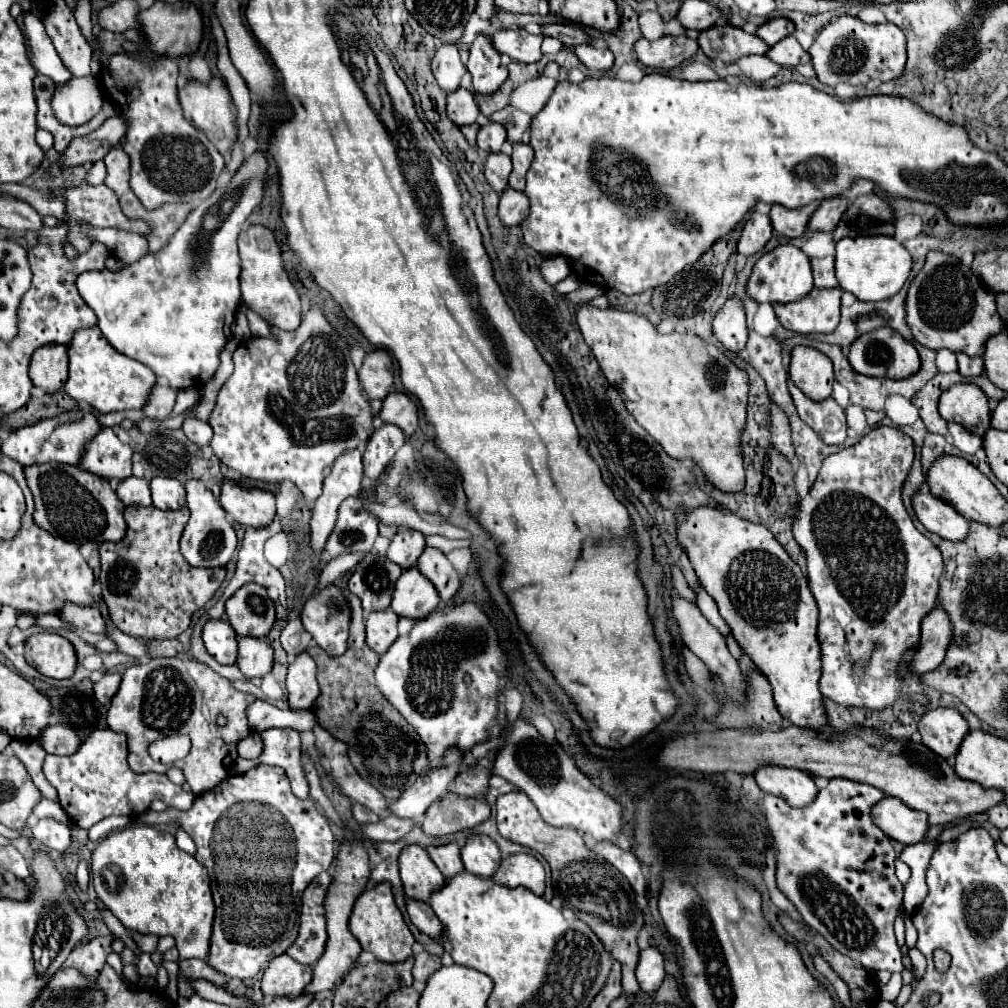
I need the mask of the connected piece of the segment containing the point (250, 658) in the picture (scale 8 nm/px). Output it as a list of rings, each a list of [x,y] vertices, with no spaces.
[[[242,637],[238,641],[236,665],[248,679],[264,677],[272,669],[272,655],[274,655],[274,649],[266,639]]]

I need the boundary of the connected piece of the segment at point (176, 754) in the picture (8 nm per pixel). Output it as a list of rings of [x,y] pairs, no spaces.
[[[168,735],[164,739],[154,741],[148,747],[150,757],[162,763],[172,763],[176,759],[182,759],[186,757],[188,751],[190,751],[190,739],[186,735]]]

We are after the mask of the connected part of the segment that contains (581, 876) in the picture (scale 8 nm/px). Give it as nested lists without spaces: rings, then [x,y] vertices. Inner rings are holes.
[[[512,791],[498,797],[496,805],[496,821],[502,837],[520,843],[538,851],[552,869],[552,885],[556,889],[556,897],[566,899],[576,915],[598,935],[604,949],[622,965],[622,989],[626,993],[638,993],[638,981],[634,977],[634,969],[638,963],[638,933],[644,927],[644,915],[632,915],[638,911],[636,893],[626,881],[626,877],[614,869],[610,863],[600,863],[592,851],[584,845],[582,837],[574,829],[558,829],[540,817],[534,803],[522,793]],[[572,891],[584,891],[582,895],[572,895]]]

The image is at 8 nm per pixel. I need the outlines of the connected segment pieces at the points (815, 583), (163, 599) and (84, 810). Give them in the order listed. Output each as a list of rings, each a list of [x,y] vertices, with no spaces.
[[[874,427],[856,445],[828,455],[810,493],[804,499],[798,499],[794,537],[806,553],[808,583],[820,611],[820,691],[836,703],[872,709],[882,709],[894,703],[900,691],[896,663],[908,647],[918,645],[920,621],[936,603],[938,581],[944,571],[942,555],[938,553],[938,547],[912,525],[900,499],[900,487],[912,461],[914,443],[906,433],[894,427]]]
[[[126,507],[124,519],[128,525],[128,531],[122,541],[118,543],[102,543],[100,545],[100,561],[102,561],[102,571],[100,571],[100,583],[102,583],[102,599],[108,605],[110,619],[114,625],[124,631],[126,635],[132,637],[142,637],[142,639],[174,639],[180,633],[184,633],[190,625],[190,619],[194,611],[204,607],[218,587],[222,585],[226,577],[226,569],[194,569],[192,565],[186,563],[186,559],[180,553],[178,539],[182,535],[182,529],[188,521],[190,513],[186,507],[178,511],[162,511],[150,507]]]
[[[98,729],[90,733],[80,749],[70,757],[46,755],[44,759],[44,775],[56,787],[62,809],[70,815],[70,819],[82,829],[90,829],[94,823],[112,817],[112,815],[136,815],[150,809],[154,799],[162,799],[168,807],[190,809],[194,795],[186,793],[180,785],[168,781],[168,777],[158,773],[136,775],[128,767],[128,743],[124,733],[116,733],[110,729]]]

